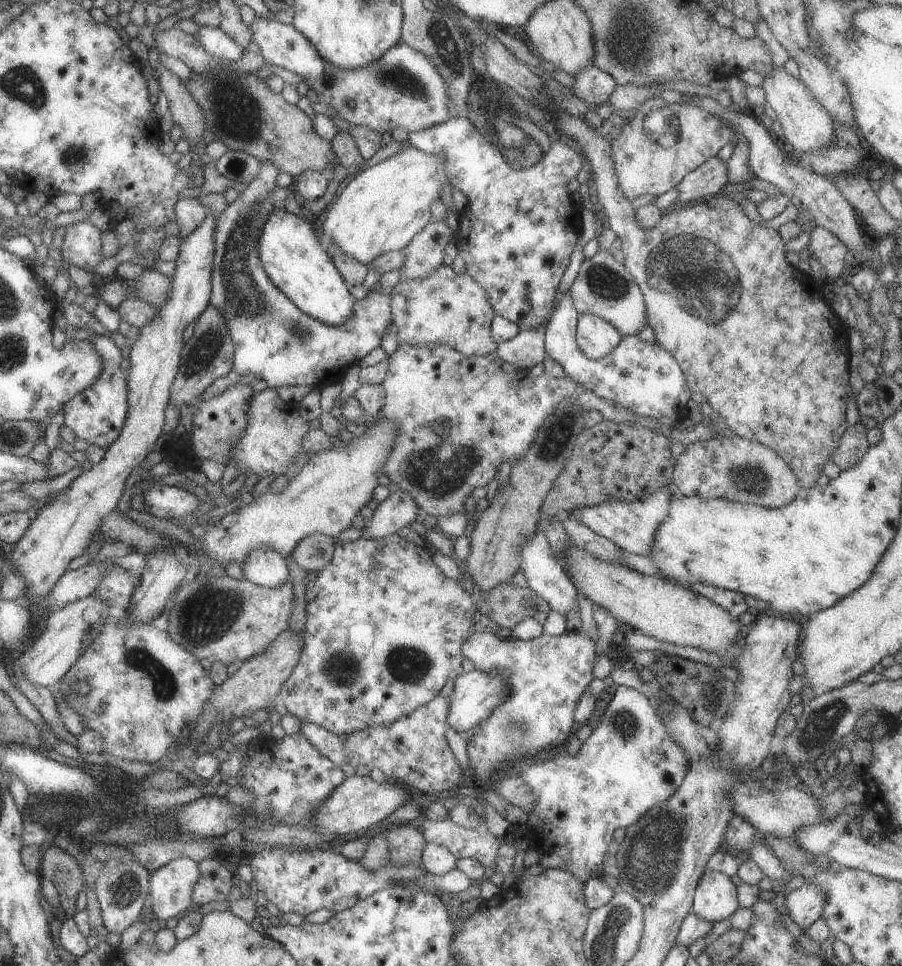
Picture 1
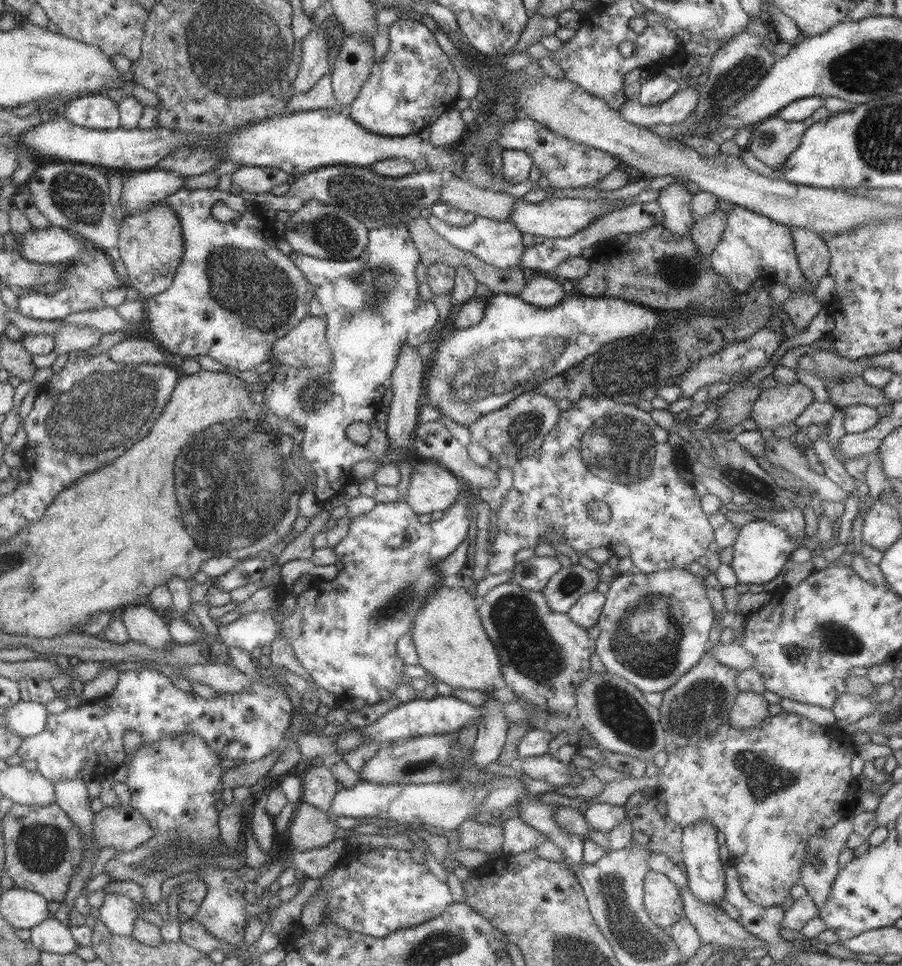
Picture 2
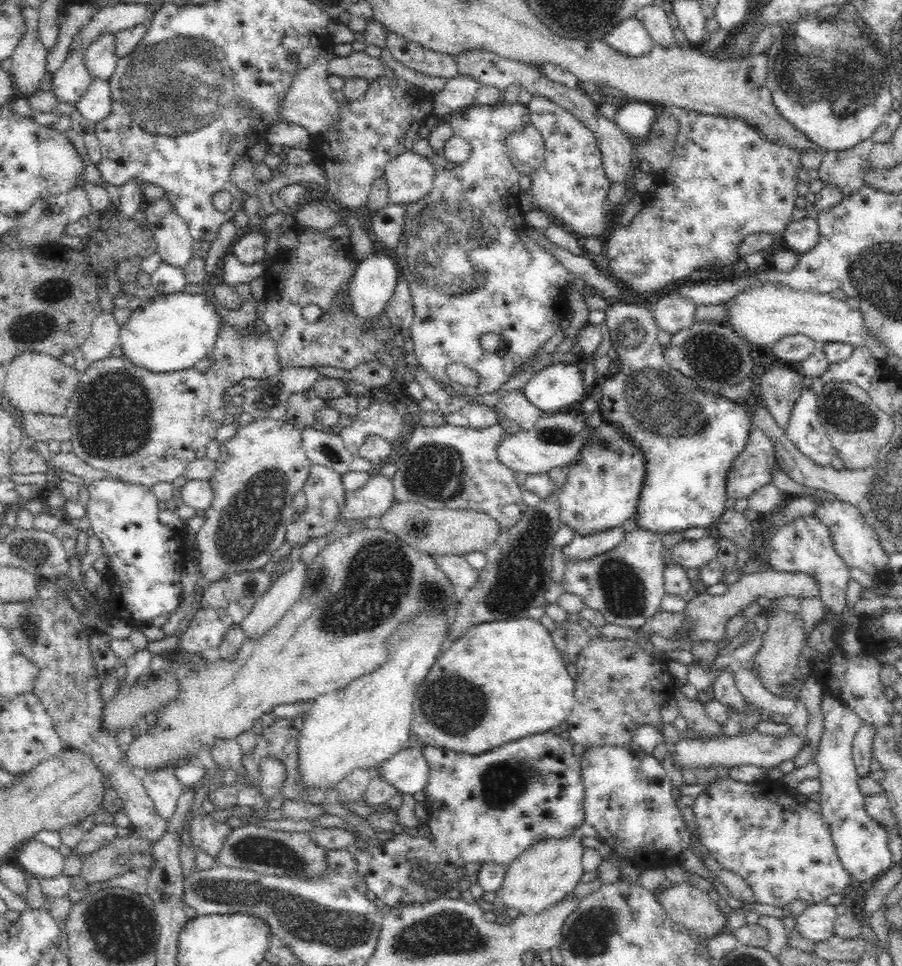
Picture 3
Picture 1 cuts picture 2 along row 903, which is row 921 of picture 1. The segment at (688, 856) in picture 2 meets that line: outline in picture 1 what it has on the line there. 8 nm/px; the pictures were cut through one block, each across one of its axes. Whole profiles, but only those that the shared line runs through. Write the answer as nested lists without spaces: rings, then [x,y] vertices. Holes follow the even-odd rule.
[[[705,870],[694,891],[690,912],[707,923],[726,921],[738,910],[736,888],[729,877]]]

